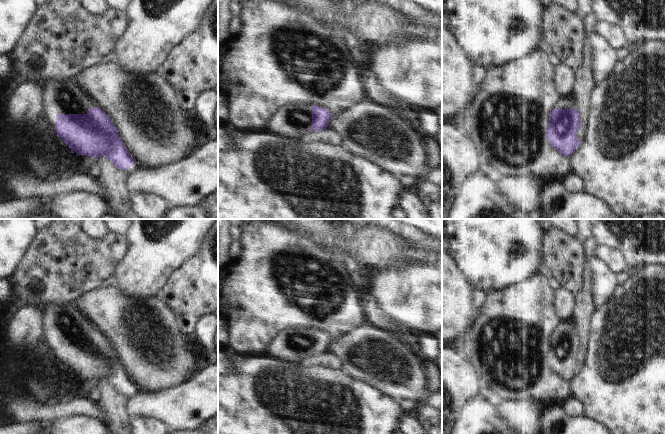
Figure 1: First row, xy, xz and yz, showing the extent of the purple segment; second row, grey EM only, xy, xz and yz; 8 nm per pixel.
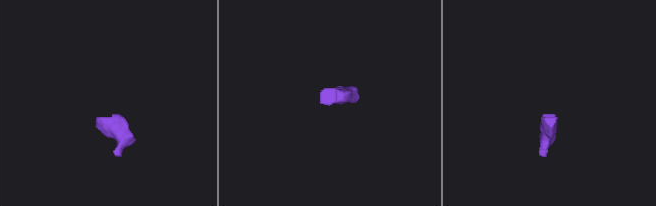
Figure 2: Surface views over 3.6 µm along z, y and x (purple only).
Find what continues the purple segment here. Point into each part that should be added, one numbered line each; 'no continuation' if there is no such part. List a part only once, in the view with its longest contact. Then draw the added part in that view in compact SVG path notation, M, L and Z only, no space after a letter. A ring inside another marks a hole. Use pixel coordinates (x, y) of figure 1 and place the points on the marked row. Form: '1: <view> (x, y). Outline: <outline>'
1: xy (61, 96). Outline: M49 79L41 83L43 87L44 116L54 132L57 114L87 114L89 108L99 107L77 84L75 79Z

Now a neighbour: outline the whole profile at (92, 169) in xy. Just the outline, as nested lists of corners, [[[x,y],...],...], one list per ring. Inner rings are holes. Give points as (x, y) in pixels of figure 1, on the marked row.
[[[94,160],[94,161],[90,162],[88,164],[85,172],[96,179],[98,177],[98,175],[100,174],[100,168],[97,164],[97,161]]]

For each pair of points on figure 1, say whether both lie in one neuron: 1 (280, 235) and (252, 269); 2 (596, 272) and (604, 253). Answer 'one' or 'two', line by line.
1: one
2: two

